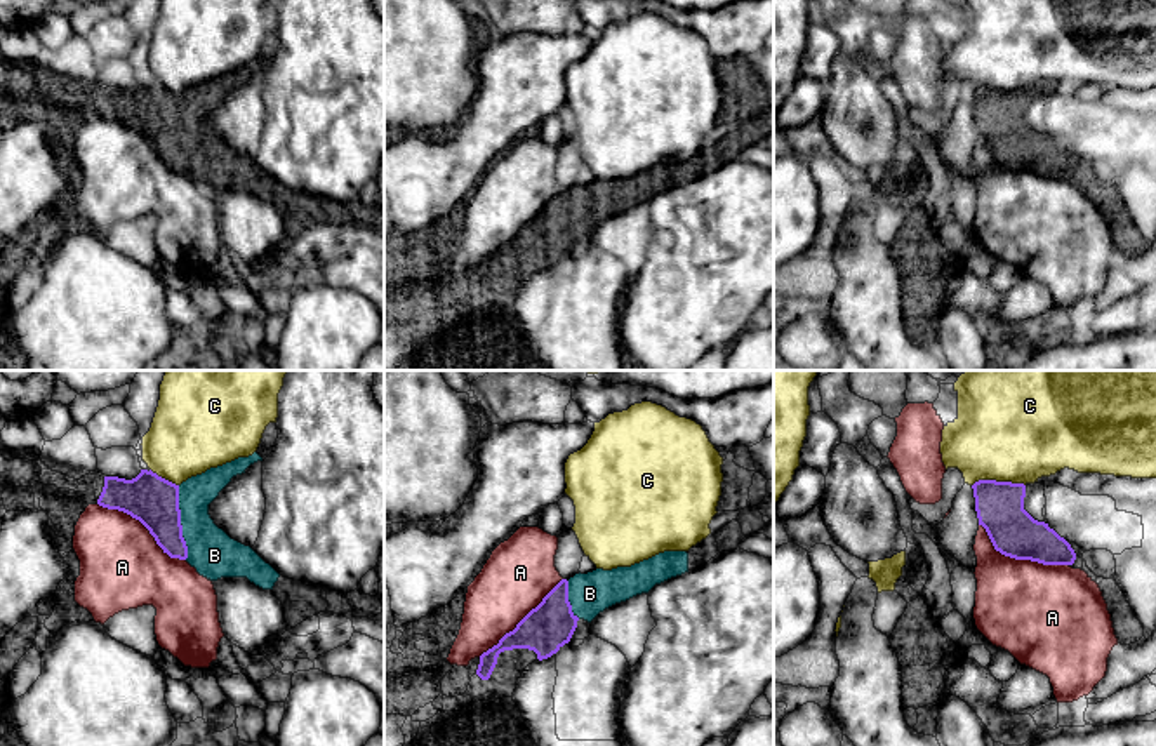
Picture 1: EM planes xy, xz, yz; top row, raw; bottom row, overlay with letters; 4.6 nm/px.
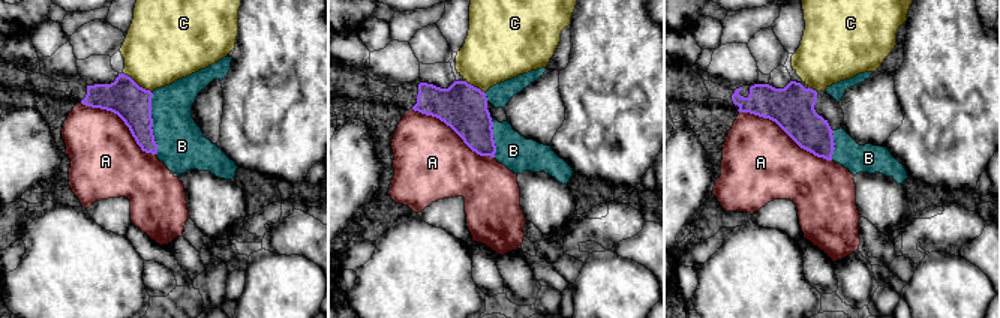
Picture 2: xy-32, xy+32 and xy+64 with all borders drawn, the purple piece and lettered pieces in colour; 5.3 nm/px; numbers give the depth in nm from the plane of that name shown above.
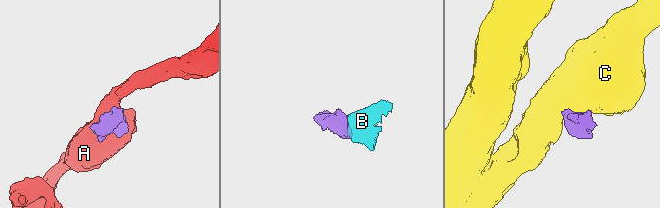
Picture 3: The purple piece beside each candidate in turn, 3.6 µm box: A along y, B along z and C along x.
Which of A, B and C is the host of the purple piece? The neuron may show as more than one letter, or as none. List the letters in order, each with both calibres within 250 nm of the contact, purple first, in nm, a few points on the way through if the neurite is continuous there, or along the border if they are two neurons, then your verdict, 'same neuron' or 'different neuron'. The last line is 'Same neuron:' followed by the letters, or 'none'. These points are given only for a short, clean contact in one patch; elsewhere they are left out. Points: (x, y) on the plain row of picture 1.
A: 220/440 nm | different neuron
B: 220/220 nm | across xy (148, 108), (179, 133), (214, 166) | same neuron
C: 220/440 nm | along yz (1024, 94), (977, 91), (972, 96) | different neuron
Same neuron: B

